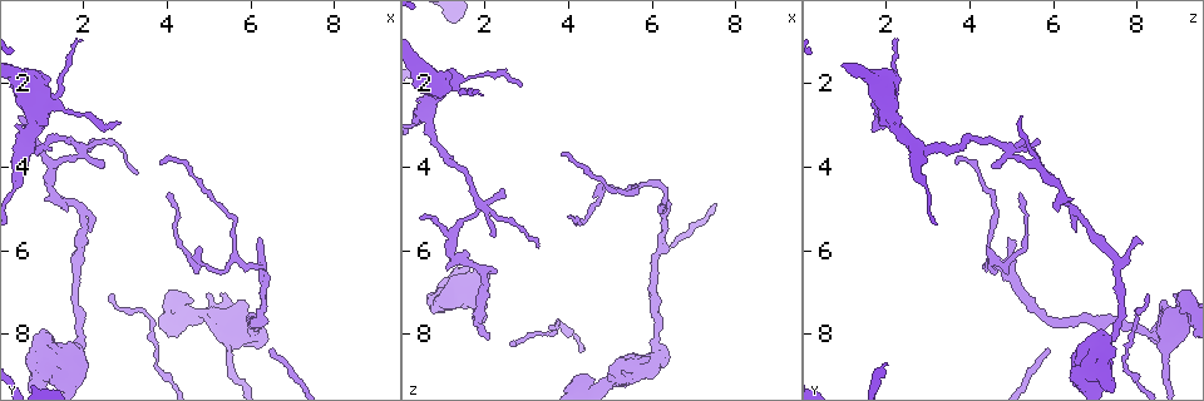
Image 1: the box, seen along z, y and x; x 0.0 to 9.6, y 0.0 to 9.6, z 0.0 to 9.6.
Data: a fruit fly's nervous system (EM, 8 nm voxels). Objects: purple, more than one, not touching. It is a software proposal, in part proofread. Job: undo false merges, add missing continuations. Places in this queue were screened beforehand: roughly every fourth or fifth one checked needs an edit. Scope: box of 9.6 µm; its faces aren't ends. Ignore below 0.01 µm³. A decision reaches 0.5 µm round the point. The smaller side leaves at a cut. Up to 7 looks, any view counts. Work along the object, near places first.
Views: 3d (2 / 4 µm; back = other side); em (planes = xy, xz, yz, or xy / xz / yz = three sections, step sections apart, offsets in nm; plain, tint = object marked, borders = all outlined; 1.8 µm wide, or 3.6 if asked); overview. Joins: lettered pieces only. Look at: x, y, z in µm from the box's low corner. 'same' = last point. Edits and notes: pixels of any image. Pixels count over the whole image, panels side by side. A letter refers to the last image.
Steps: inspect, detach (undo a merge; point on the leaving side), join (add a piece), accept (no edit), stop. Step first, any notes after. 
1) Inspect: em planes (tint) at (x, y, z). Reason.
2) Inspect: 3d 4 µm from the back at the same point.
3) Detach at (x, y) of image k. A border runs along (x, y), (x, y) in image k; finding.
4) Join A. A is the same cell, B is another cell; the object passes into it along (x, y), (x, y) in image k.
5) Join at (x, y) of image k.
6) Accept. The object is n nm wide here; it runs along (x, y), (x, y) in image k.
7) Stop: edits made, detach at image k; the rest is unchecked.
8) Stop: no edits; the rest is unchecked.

Inspect: 3d 4 µm at (0.90, 2.60, 2.00). Four arms meet.

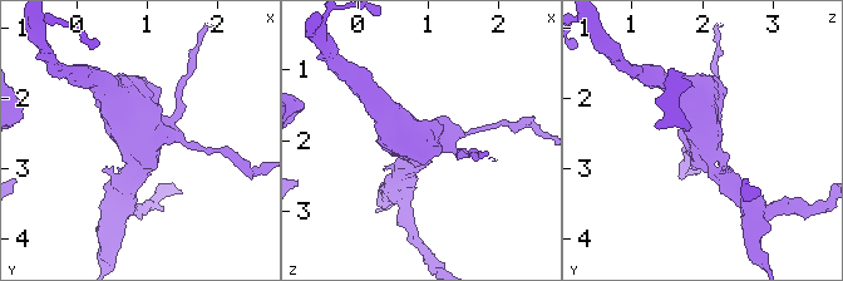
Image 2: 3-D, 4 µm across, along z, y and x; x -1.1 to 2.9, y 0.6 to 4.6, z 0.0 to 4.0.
Inspect: em 3.6 µm yz step 16 (tint) at (0.95, 2.65, 2.05). 4 arms meet here.

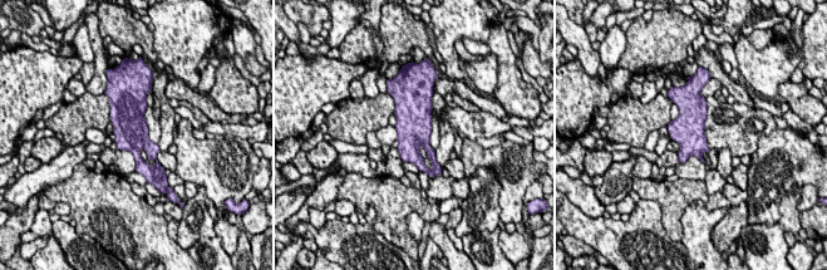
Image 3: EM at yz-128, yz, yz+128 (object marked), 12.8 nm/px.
Inspect: em 3.6 µm planes (borders) at the same point.

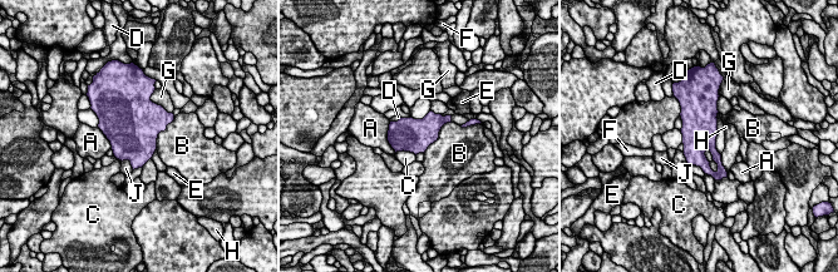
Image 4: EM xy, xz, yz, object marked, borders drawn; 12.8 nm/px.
Accept. A, B, C, D, E, F, G, H and J are other cells; a border runs along (450, 122), (424, 153) in image 4; all the same cell.

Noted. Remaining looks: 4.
Inspect: 3d 4 µm at (3.80, 3.95, 3.70). Free end.

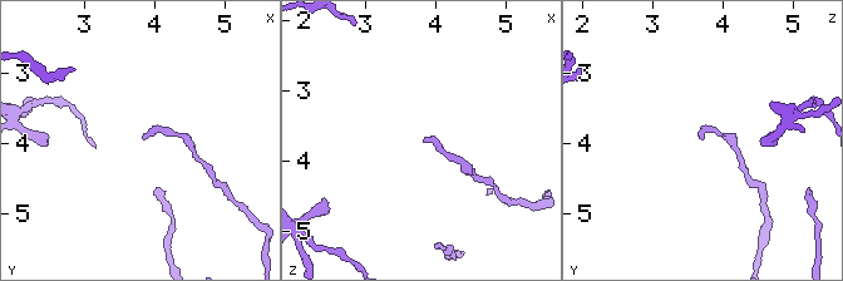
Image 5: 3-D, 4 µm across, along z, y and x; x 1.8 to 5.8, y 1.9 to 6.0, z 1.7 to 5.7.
Inspect: em planes (borders) at (3.85, 3.90, 3.75).

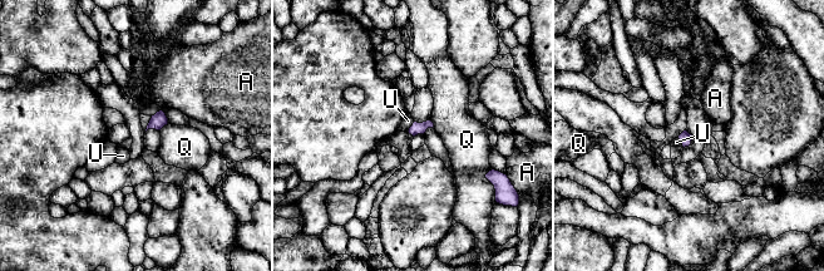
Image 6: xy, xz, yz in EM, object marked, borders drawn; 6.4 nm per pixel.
Accept. The longest contact is with Q, 90 nm; A, Q and U are other cells; a border runs along (414, 122), (406, 131) in image 6; none of them fits.

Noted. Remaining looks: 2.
Stop: no edits; the rest is unchecked.

